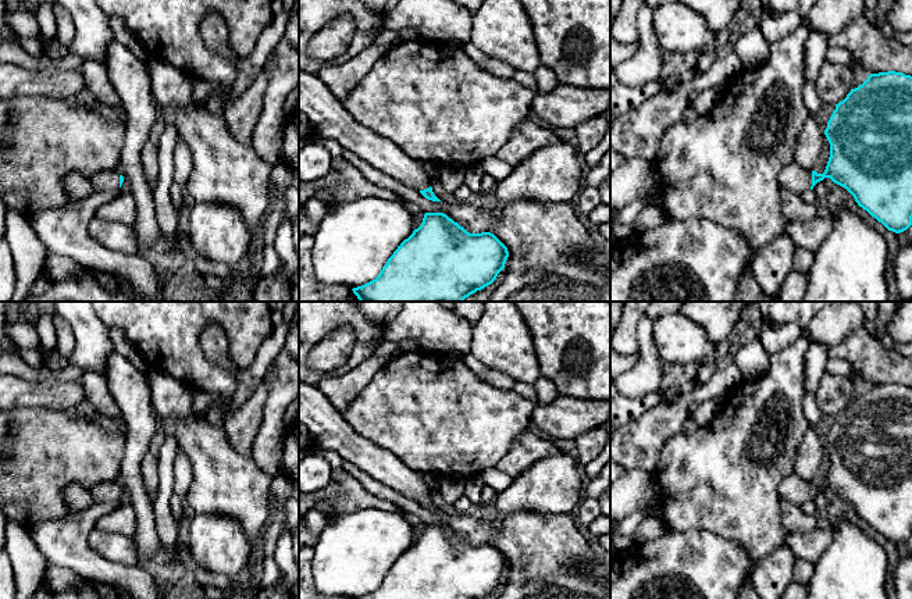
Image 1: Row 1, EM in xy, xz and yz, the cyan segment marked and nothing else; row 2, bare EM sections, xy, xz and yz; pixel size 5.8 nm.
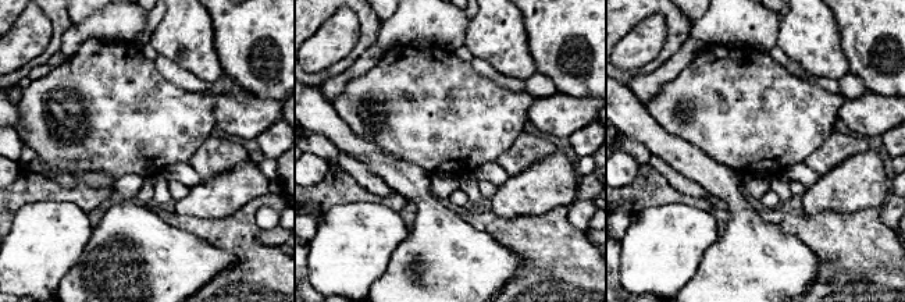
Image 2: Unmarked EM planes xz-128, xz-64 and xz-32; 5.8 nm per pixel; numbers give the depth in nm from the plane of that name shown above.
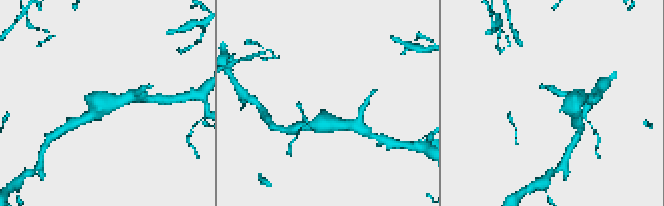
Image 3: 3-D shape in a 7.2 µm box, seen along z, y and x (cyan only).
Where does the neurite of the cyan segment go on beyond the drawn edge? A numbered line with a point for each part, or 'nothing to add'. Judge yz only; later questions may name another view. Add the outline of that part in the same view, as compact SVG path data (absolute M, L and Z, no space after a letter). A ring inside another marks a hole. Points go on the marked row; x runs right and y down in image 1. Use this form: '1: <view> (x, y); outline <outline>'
1: yz (794, 178); outline M791 163L781 171L779 181L781 189L804 195L806 190L811 190L812 172L802 168L797 163Z

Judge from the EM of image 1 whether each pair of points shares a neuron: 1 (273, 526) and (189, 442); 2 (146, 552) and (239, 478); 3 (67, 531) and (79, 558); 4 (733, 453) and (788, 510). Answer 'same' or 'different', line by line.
1: different
2: different
3: same
4: different

